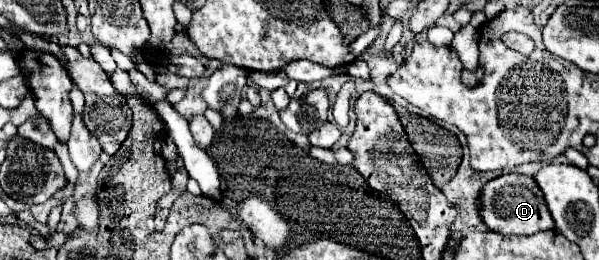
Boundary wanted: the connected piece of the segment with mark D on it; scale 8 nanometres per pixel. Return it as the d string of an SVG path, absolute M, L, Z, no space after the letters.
M510 173L510 175L500 175L500 177L492 179L482 191L480 205L482 205L480 213L482 213L484 223L496 233L534 235L538 231L554 229L554 219L550 217L544 195L542 195L540 187L536 185L536 181L528 175Z

